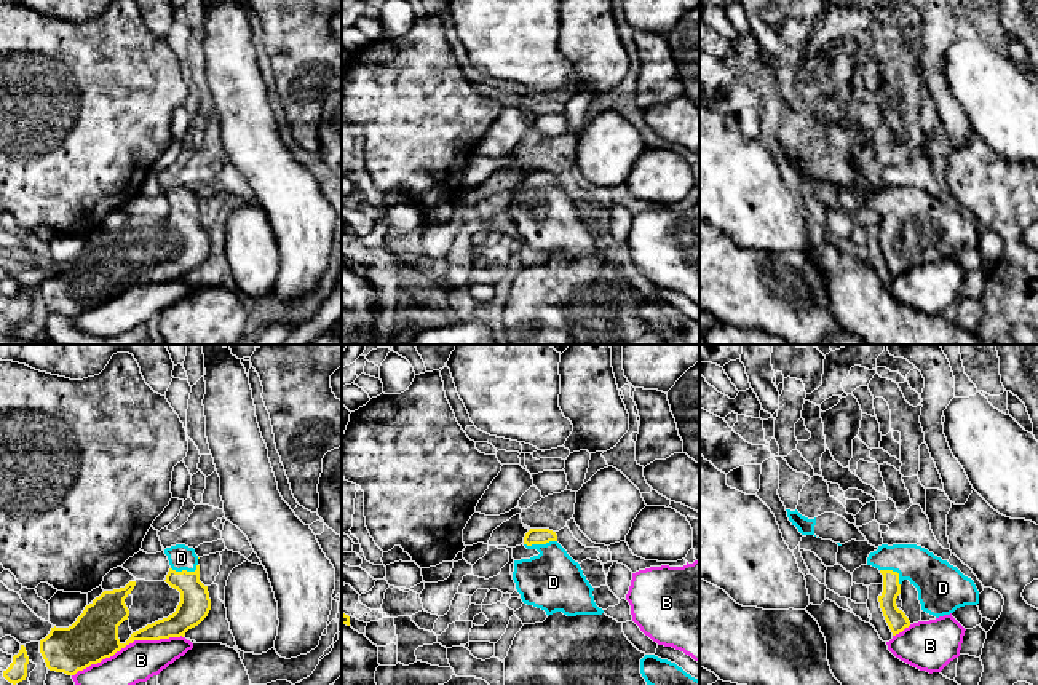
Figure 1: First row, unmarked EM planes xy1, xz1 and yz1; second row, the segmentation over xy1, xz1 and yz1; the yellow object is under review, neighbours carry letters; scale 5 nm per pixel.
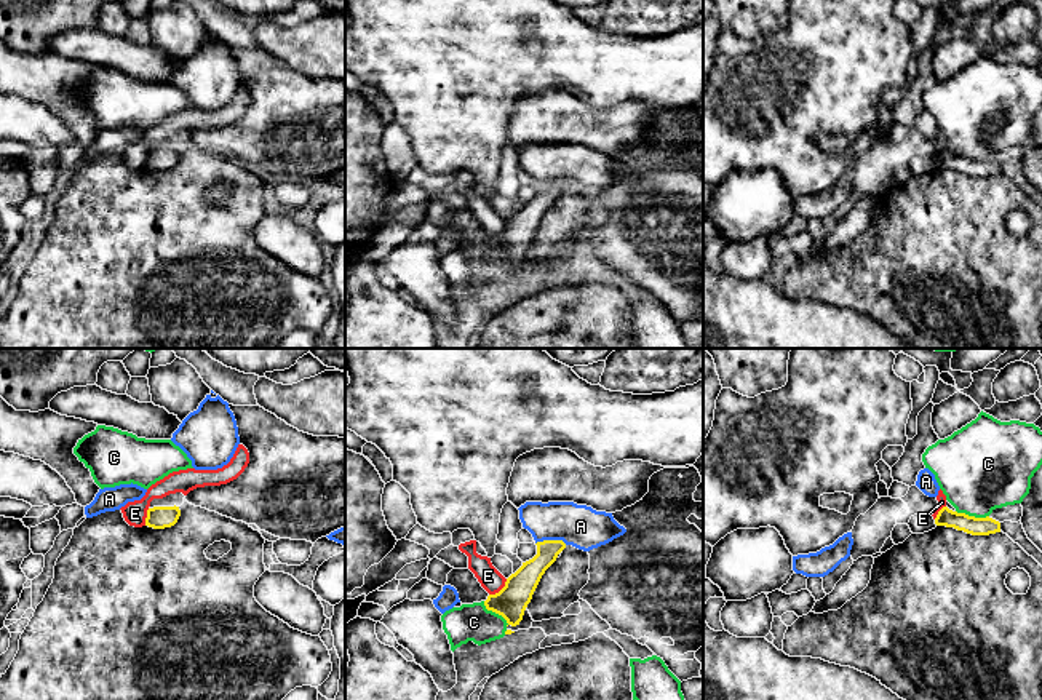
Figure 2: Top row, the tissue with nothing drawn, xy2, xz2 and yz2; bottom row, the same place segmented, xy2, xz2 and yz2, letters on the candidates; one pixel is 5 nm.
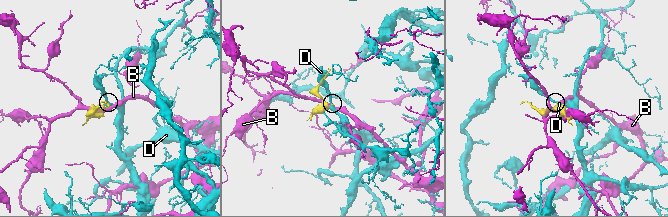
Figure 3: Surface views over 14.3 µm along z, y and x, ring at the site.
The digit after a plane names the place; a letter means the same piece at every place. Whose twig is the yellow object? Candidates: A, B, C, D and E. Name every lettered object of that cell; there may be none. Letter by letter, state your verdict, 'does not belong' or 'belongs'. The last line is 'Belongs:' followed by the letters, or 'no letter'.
A: does not belong
B: does not belong
C: does not belong
D: belongs
E: does not belong
Belongs: D

